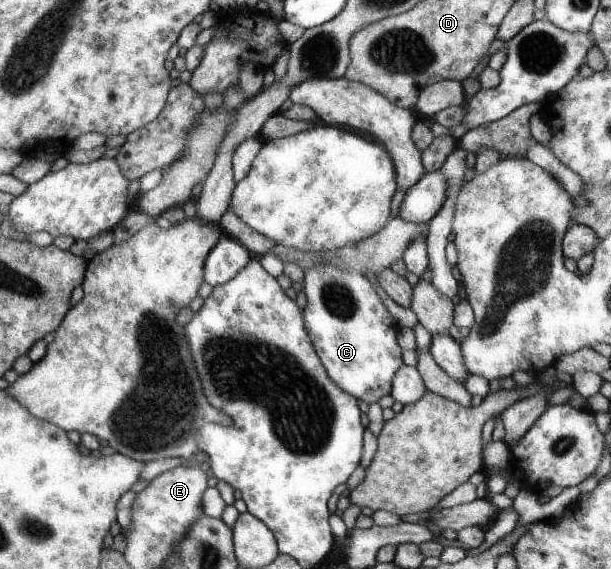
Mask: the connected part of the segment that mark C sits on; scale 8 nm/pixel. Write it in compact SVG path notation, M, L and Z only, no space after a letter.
M317 264L306 268L302 283L307 296L304 322L315 351L335 383L369 405L391 394L395 374L402 368L402 350L396 342L399 330L366 275Z

